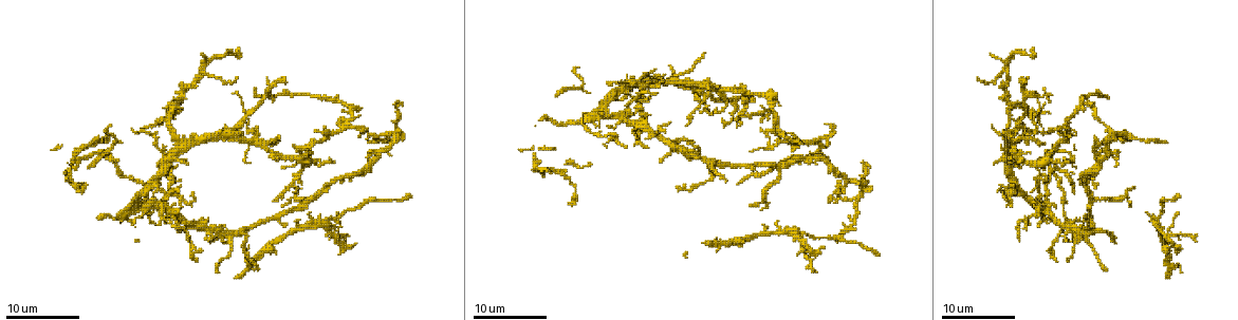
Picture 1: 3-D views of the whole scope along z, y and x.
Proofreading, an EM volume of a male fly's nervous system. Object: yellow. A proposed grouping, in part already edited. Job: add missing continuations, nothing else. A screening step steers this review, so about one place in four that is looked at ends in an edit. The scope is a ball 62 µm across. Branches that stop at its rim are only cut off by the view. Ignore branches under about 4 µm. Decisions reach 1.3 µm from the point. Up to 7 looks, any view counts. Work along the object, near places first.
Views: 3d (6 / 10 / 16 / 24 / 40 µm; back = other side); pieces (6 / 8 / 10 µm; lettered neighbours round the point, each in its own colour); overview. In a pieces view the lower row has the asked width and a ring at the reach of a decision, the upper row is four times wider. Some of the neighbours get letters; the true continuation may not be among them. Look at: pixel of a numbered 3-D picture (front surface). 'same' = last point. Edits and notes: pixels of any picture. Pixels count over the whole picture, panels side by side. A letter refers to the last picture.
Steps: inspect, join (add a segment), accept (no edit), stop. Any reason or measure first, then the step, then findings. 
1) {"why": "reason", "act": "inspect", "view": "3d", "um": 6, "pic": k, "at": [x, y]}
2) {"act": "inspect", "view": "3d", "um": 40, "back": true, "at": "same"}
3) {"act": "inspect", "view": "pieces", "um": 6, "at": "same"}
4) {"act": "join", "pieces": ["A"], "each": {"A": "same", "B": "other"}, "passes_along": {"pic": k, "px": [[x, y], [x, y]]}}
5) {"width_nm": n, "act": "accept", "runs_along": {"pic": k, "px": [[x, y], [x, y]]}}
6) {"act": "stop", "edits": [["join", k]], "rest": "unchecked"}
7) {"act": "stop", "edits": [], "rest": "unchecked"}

{"why": "long arm stops here", "act": "inspect", "view": "pieces", "um": 10, "pic": 1, "at": [369, 144]}

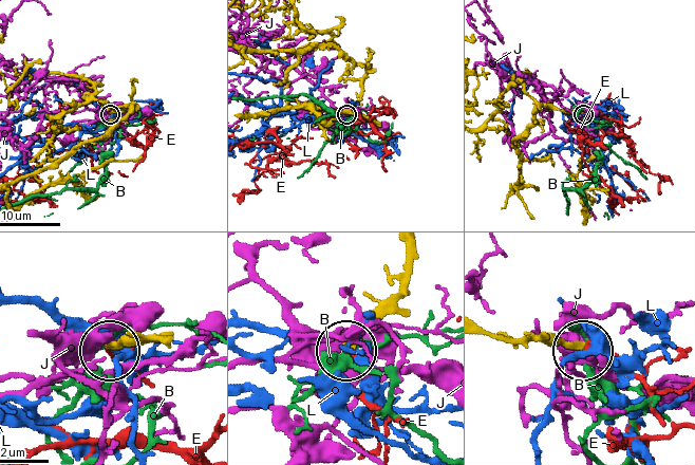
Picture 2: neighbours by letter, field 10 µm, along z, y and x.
{"act": "accept", "each": {"B": "other", "E": "other", "J": "other", "L": "other"}, "runs_along": {"pic": 2, "px": [[163, 340], [112, 345]]}, "found": "no lettered segment goes on from it"}

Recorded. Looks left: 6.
{"why": "tapers out", "act": "inspect", "view": "3d", "um": 10, "pic": 1, "at": [1108, 97]}

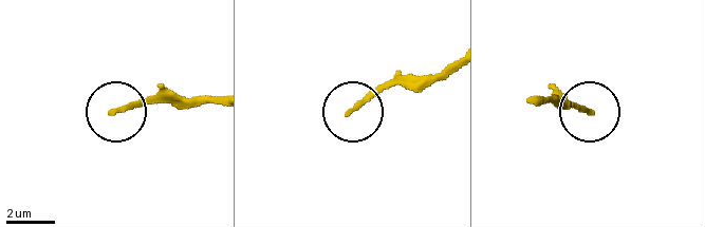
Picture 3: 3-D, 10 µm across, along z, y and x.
{"why": "what lies round it", "act": "inspect", "view": "pieces", "um": 10, "pic": 3, "at": [589, 112]}

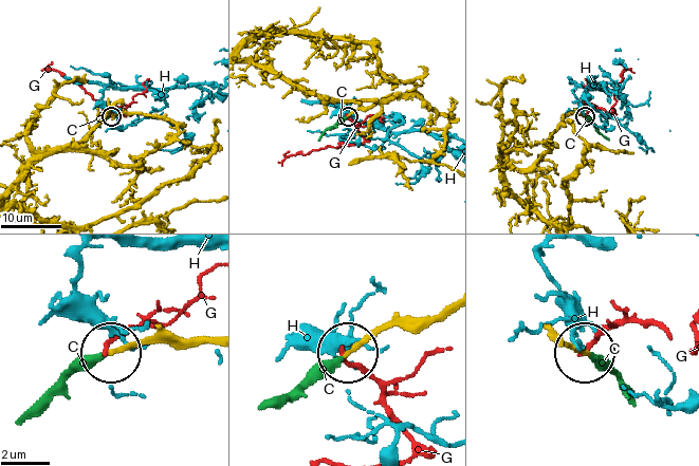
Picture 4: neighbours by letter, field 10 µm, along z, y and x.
{"act": "join", "pieces": ["C"], "each": {"C": "same", "G": "other", "H": "other"}, "passes_along": {"pic": 4, "px": [[557, 345], [590, 353], [620, 387]]}, "found": "it goes on there"}

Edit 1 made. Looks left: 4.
{"act": "inspect", "view": "overview"}

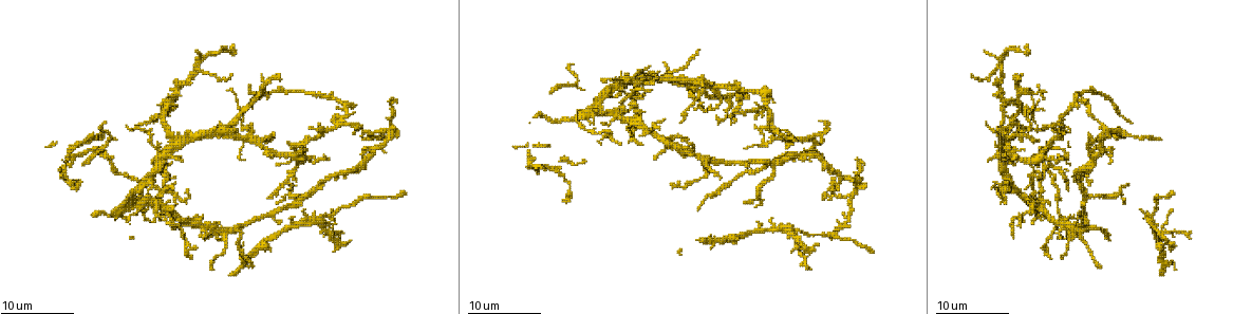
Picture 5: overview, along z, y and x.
{"act": "inspect", "view": "pieces", "um": 8, "pic": 5, "at": [157, 122]}

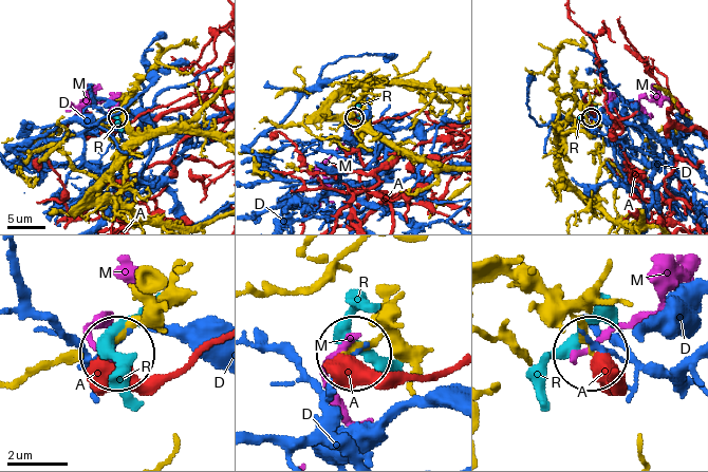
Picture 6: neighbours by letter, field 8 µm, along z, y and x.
{"width_nm": 160, "act": "accept", "each": {"A": "other", "D": "other", "M": "other", "R": "other"}, "found": "no lettered segment goes on from it"}

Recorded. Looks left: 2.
{"act": "stop", "edits": [["join", 4]], "rest": "unchecked"}

